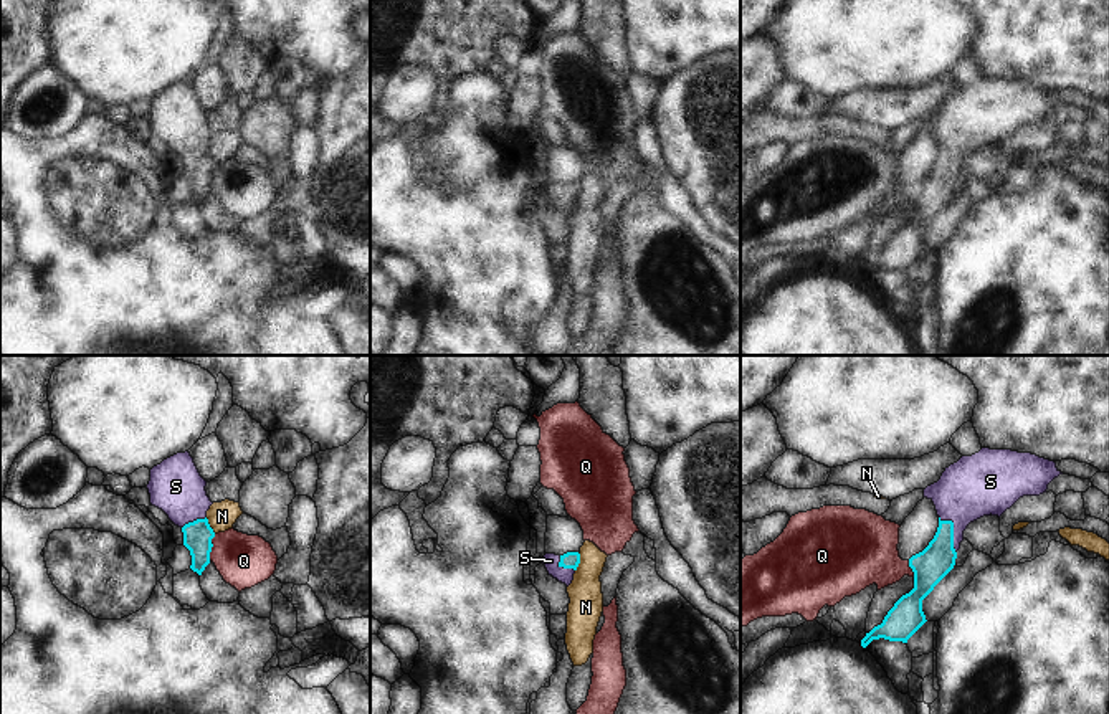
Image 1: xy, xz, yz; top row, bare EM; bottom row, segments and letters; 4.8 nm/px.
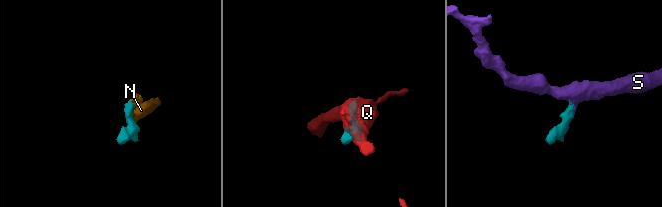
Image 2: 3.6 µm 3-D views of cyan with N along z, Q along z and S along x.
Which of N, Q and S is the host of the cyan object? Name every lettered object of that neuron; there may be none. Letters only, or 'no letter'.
S.

